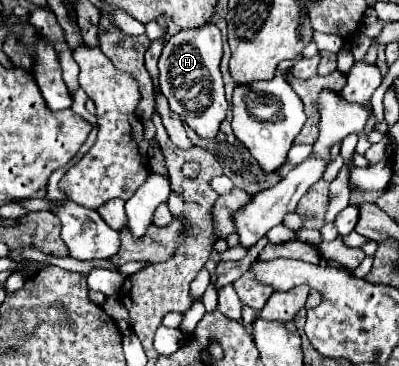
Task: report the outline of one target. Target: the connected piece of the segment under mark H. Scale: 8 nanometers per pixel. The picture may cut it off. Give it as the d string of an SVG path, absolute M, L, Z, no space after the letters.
M207 24L207 28L181 30L171 36L159 58L159 82L161 94L167 98L169 108L201 138L215 138L219 132L219 124L227 116L227 100L223 78L219 72L223 50L221 50L221 32L215 24Z

